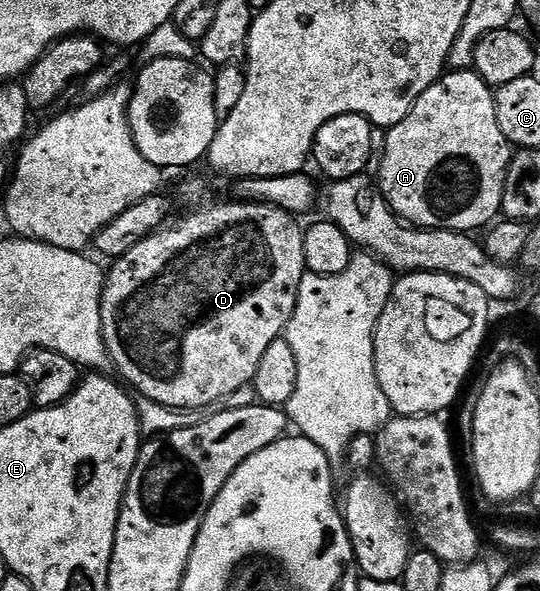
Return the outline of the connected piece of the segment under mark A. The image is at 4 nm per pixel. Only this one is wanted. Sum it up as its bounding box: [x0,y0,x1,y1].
[378,70,514,233]

